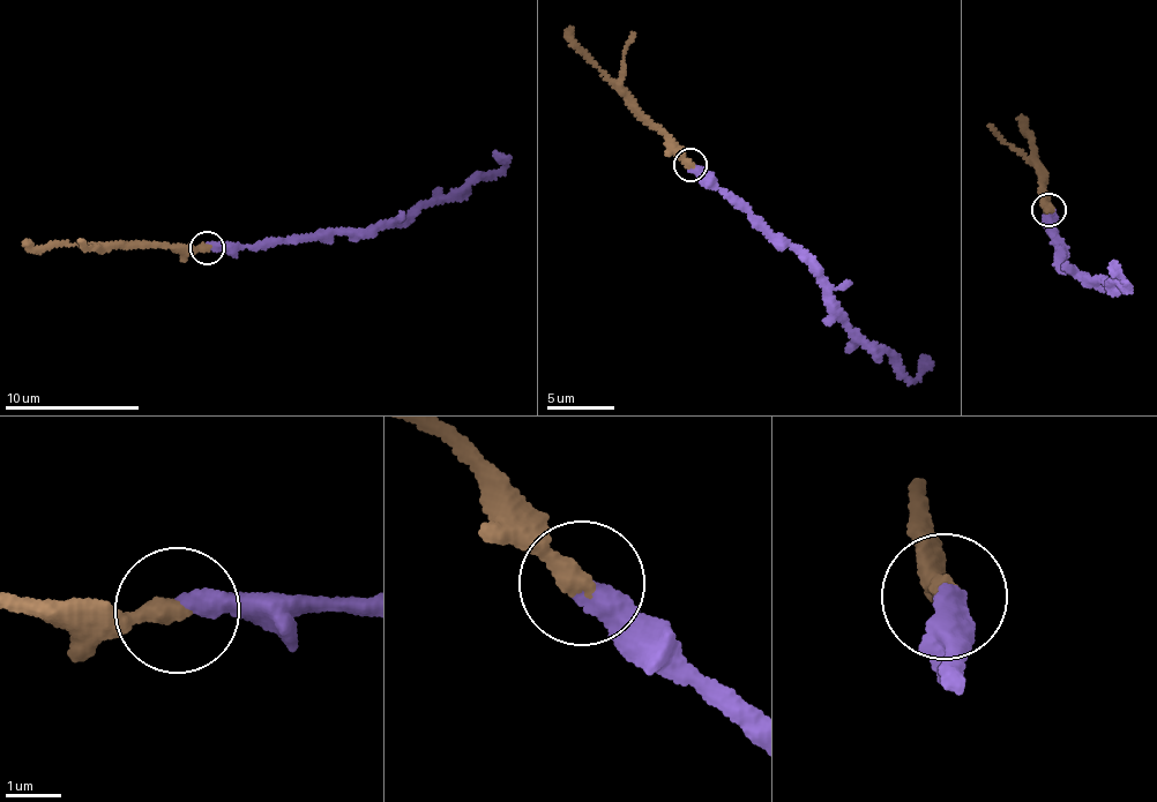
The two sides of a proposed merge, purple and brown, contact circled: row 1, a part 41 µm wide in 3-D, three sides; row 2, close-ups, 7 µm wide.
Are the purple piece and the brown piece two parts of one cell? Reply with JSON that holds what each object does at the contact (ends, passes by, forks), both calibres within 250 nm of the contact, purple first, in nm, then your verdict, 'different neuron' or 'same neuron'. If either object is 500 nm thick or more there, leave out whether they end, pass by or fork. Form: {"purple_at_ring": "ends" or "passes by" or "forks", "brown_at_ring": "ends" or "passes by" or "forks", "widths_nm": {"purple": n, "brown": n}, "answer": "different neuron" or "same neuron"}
{"purple_at_ring": "ends", "brown_at_ring": "ends", "widths_nm": {"purple": 400, "brown": 360}, "answer": "same neuron"}

